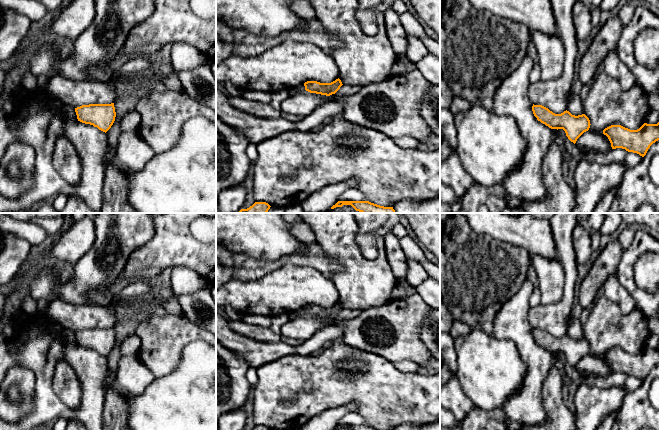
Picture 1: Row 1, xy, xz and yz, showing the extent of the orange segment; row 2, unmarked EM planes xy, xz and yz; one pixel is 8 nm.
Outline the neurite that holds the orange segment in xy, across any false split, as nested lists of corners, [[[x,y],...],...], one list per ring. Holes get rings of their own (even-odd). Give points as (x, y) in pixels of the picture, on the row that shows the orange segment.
[[[114,103],[89,104],[75,108],[78,121],[93,125],[103,132],[107,132],[116,117]]]

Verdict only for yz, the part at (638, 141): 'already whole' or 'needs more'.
already whole

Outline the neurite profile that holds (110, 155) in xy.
[[[108,147],[103,156],[103,162],[104,162],[105,166],[116,161],[116,155],[117,155],[117,148],[116,147]]]

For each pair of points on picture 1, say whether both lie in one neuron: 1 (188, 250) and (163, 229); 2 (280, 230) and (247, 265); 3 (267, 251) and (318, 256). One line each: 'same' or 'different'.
1: same
2: different
3: different

